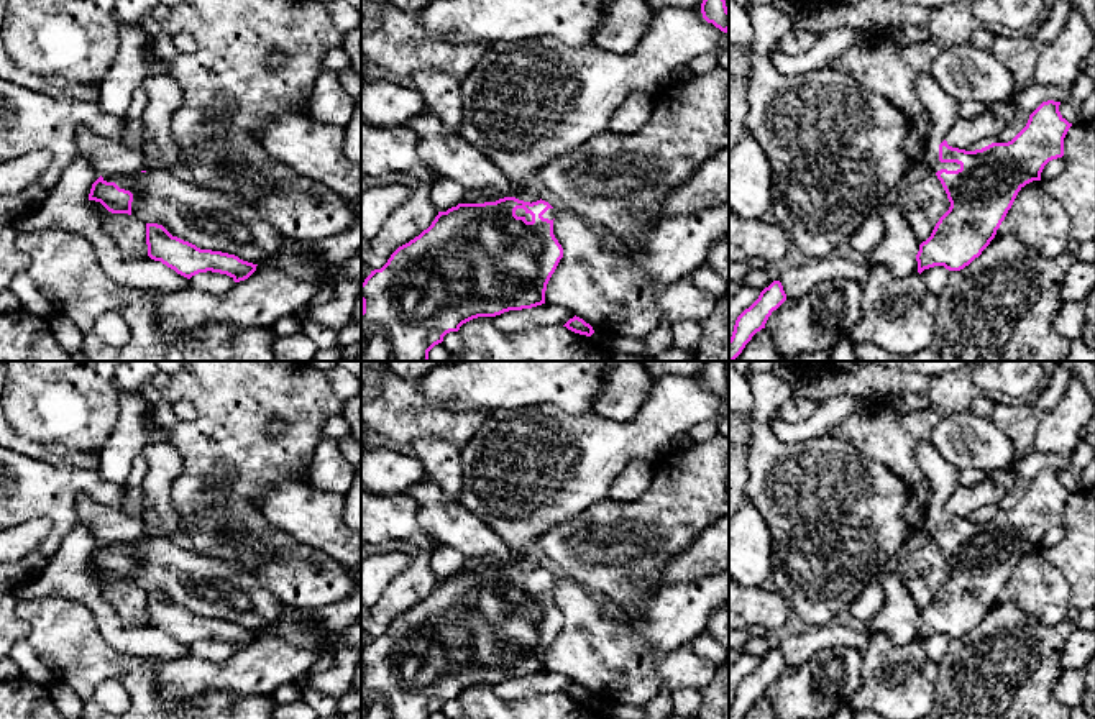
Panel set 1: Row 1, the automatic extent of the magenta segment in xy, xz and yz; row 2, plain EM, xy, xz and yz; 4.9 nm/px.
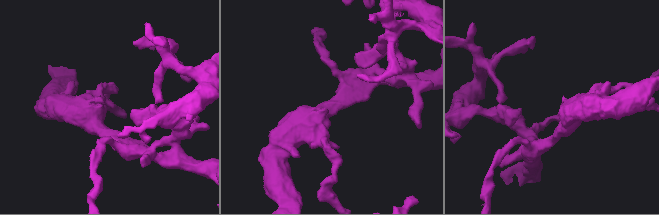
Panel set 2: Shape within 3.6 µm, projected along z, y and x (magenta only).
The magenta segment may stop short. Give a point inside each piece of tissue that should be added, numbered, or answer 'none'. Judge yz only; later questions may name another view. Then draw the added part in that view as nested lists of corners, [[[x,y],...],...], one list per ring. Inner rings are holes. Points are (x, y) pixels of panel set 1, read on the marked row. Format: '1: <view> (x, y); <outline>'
1: yz (941, 107); [[[931,74],[919,76],[916,79],[918,97],[929,117],[929,138],[924,148],[924,163],[931,166],[934,172],[941,169],[957,171],[957,163],[939,161],[939,144],[946,140],[946,133],[951,125],[959,120],[959,102],[946,94]]]

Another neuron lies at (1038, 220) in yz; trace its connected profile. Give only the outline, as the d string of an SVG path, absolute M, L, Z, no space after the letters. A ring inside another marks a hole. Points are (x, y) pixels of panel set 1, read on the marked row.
M1041 181L1021 187L996 236L1015 235L1042 256L1061 254L1069 241L1069 215L1064 207L1041 189Z

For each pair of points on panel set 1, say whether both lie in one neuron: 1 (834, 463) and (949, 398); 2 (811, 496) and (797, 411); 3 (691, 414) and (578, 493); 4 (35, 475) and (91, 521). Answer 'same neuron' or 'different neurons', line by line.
1: different neurons
2: different neurons
3: same neuron
4: different neurons

